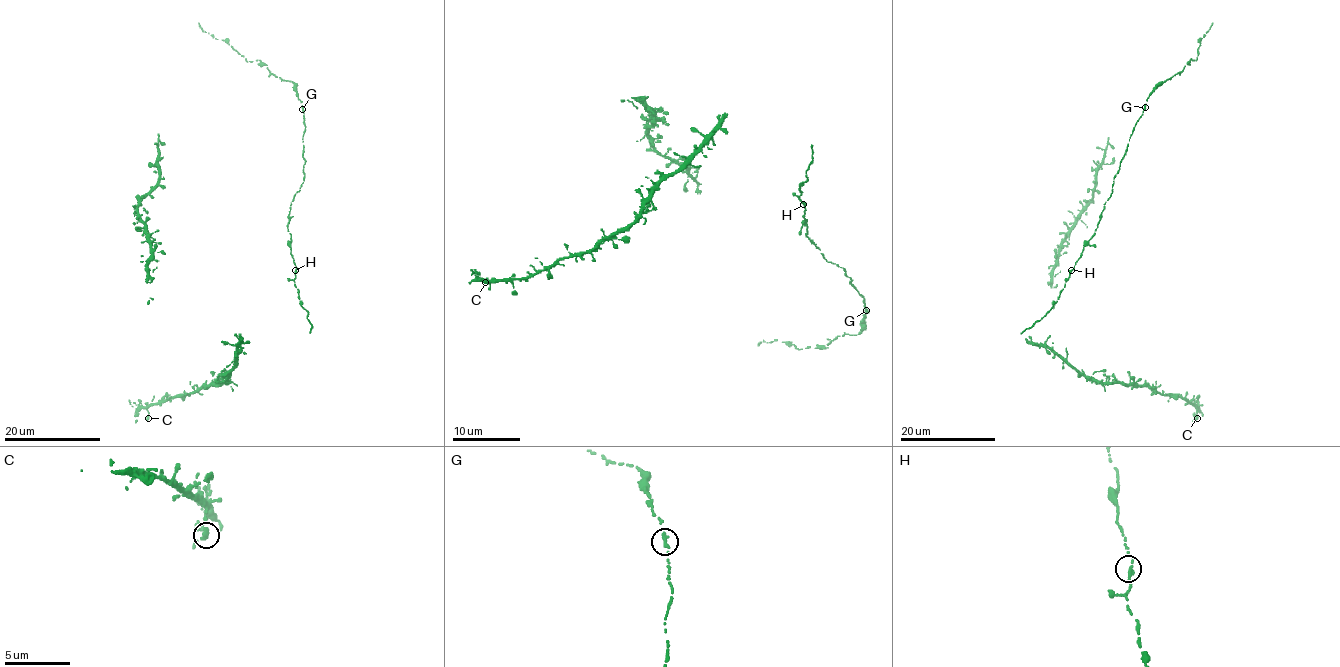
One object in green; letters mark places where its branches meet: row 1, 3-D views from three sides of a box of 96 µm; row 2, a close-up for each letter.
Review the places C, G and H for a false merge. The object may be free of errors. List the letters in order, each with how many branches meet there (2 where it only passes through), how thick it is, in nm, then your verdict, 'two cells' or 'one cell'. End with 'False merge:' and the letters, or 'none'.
C: 1 branches meet; 360 nm thick; one cell
G: 1 branches meet; 380 nm thick; one cell
H: 1 branches meet; 360 nm thick; one cell
False merge: none

